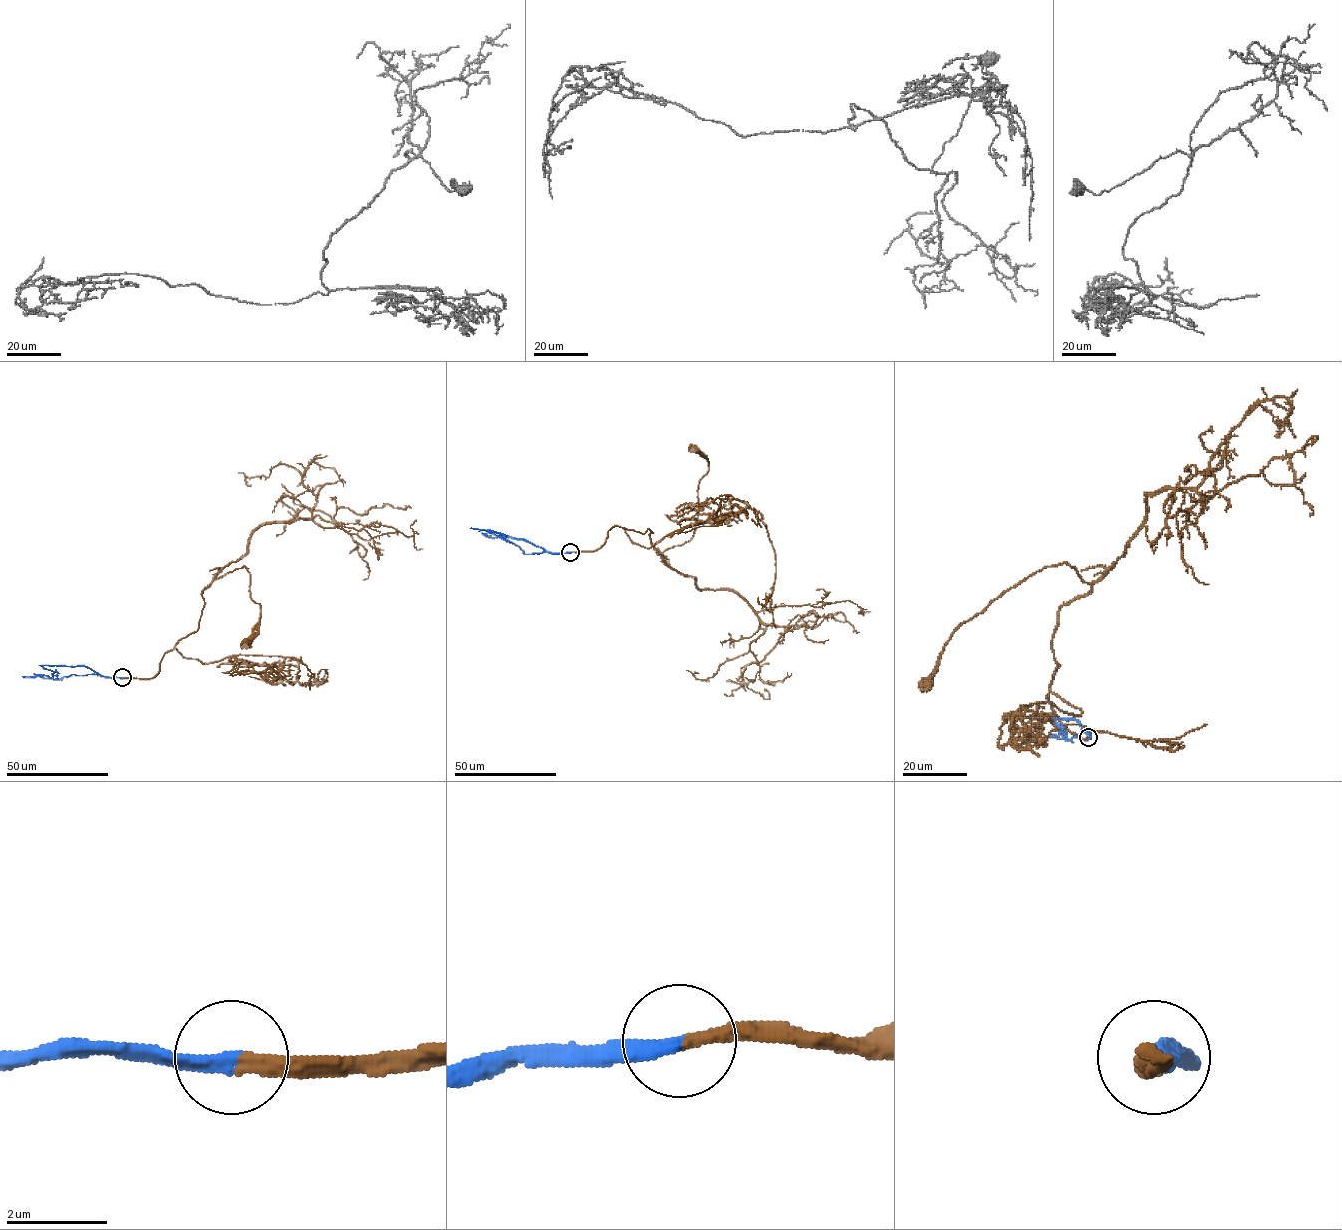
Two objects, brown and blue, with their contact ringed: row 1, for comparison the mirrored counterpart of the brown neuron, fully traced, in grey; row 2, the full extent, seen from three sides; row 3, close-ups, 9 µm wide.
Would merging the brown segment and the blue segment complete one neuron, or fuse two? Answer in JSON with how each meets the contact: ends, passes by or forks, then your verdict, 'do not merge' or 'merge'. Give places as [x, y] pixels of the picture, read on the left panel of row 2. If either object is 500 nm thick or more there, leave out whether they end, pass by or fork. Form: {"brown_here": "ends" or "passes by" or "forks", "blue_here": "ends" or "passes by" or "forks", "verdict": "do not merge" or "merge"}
{"brown_here": "ends", "blue_here": "ends", "verdict": "merge"}

